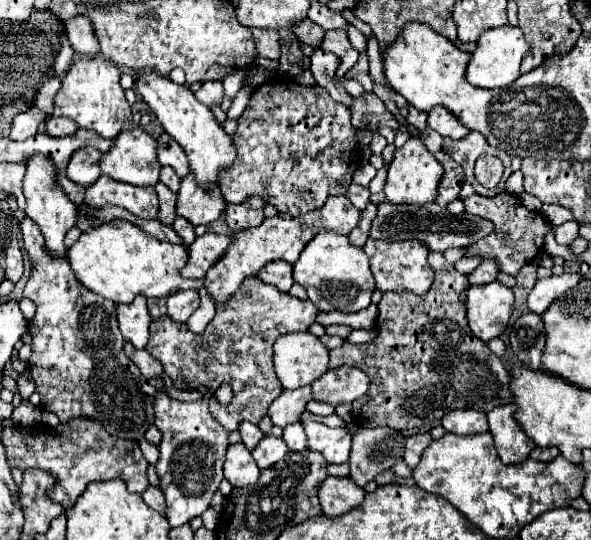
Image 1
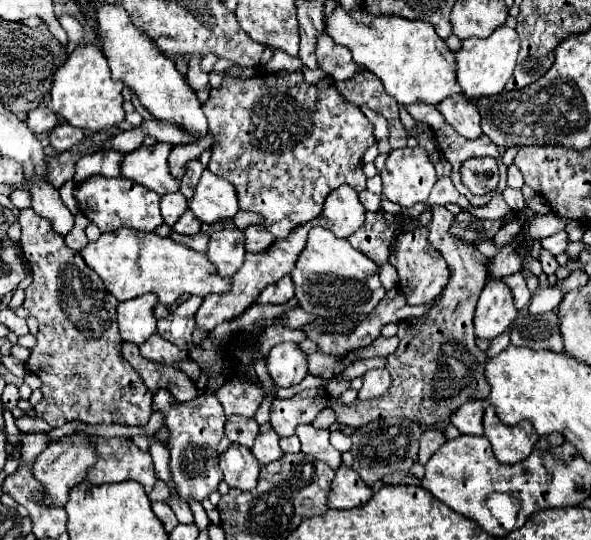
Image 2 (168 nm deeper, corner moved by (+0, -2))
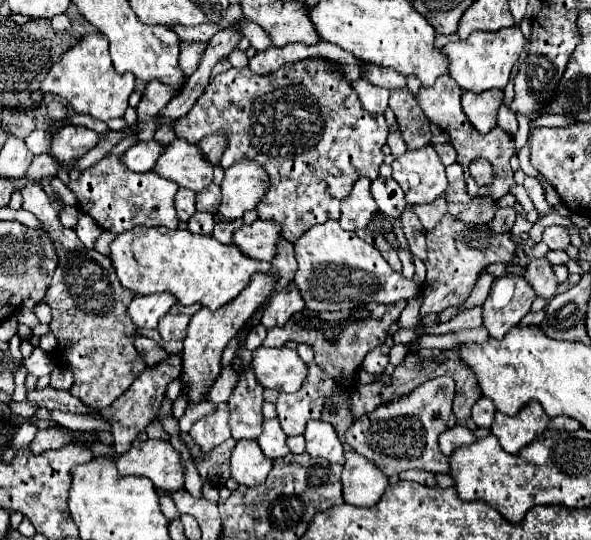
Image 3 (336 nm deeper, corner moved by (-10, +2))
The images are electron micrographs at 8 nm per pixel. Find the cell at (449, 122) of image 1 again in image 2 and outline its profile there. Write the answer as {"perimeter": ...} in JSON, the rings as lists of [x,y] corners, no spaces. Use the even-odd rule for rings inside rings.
{"perimeter":[[[461,94],[457,96],[449,96],[447,100],[443,100],[441,104],[437,104],[437,108],[441,110],[441,114],[445,116],[445,120],[467,140],[475,140],[479,138],[481,132],[481,116],[479,116],[479,108],[477,104],[473,104],[473,100],[465,100]]]}

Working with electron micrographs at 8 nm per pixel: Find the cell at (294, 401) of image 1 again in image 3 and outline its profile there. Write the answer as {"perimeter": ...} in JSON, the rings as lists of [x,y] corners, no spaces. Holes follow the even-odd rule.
{"perimeter":[[[309,364],[309,374],[301,390],[279,394],[277,418],[287,436],[303,434],[307,420],[319,420],[323,404],[335,394],[337,384],[317,364]]]}

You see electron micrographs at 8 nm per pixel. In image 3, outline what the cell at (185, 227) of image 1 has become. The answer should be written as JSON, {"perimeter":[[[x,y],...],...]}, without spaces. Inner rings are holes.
{"perimeter":[[[195,212],[189,220],[189,230],[195,232],[195,234],[211,234],[215,226],[215,220],[213,220],[213,214],[209,212]]]}

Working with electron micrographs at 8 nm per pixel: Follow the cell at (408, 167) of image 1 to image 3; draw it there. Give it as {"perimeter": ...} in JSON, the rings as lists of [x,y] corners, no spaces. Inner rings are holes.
{"perimeter":[[[433,146],[407,150],[401,158],[393,160],[393,180],[403,188],[409,204],[427,204],[443,196],[447,190],[445,166],[441,164]]]}

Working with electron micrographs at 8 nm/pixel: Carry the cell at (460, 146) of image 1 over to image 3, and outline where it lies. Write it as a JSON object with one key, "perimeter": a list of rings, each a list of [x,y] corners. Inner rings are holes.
{"perimeter":[[[443,74],[439,76],[439,80],[431,86],[431,88],[421,88],[421,92],[417,94],[417,102],[421,106],[421,110],[425,112],[425,116],[429,118],[429,122],[437,124],[443,132],[449,134],[451,138],[451,144],[455,146],[457,150],[457,162],[463,166],[463,172],[465,172],[465,184],[467,184],[467,194],[469,196],[491,196],[493,200],[505,196],[509,192],[511,186],[515,186],[515,180],[513,180],[513,168],[509,166],[509,158],[515,150],[515,144],[513,144],[513,136],[507,134],[505,130],[501,130],[499,126],[487,134],[479,134],[467,120],[467,116],[463,114],[461,110],[461,88],[455,84],[455,80],[451,80],[451,76]],[[473,158],[487,158],[491,164],[495,164],[495,180],[491,186],[487,188],[481,188],[467,172],[467,166]]]}

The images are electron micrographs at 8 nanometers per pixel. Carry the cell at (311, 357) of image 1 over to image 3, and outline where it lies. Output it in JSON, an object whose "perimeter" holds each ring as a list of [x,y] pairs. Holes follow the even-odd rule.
{"perimeter":[[[257,348],[253,350],[251,368],[263,388],[277,392],[295,392],[303,386],[307,376],[307,364],[301,360],[297,350],[281,348]]]}

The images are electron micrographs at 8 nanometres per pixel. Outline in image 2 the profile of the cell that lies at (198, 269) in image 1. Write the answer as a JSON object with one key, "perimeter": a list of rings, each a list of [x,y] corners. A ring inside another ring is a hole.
{"perimeter":[[[219,230],[209,240],[207,256],[221,276],[233,276],[245,262],[245,234],[241,230]]]}

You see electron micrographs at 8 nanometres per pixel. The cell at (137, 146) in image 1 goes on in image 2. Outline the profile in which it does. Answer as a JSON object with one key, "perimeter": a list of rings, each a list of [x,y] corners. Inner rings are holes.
{"perimeter":[[[157,142],[155,146],[143,144],[141,148],[127,154],[127,158],[123,160],[121,176],[143,184],[145,188],[151,188],[161,196],[167,192],[177,192],[181,188],[181,180],[169,174],[169,152],[171,144],[165,142]]]}

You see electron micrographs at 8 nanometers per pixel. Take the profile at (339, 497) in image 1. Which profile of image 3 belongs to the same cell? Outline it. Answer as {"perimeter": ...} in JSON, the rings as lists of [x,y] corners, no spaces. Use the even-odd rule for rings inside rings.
{"perimeter":[[[345,452],[341,478],[343,500],[351,506],[375,506],[389,484],[387,476],[357,452]]]}

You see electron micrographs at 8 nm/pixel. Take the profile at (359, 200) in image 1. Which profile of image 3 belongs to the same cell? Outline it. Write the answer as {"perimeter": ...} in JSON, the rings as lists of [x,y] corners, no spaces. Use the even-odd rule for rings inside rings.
{"perimeter":[[[377,178],[371,184],[371,192],[381,212],[385,212],[391,218],[401,216],[401,210],[405,208],[405,196],[403,196],[401,186],[393,178],[387,178],[387,180]]]}

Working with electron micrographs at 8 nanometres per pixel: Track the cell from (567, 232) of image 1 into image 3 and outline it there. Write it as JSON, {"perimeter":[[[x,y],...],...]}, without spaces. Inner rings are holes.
{"perimeter":[[[549,226],[543,232],[543,242],[551,248],[551,250],[567,250],[567,246],[571,244],[569,232],[561,226]]]}

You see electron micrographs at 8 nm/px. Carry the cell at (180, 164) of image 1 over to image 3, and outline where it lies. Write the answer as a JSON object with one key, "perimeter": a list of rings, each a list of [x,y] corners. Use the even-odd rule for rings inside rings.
{"perimeter":[[[209,184],[209,188],[197,194],[197,210],[217,212],[219,204],[221,204],[221,190],[217,184]]]}

